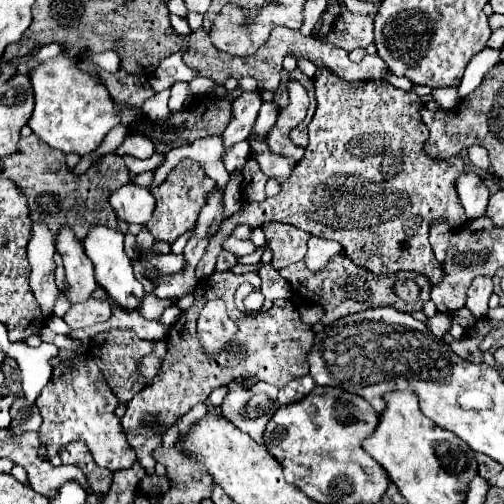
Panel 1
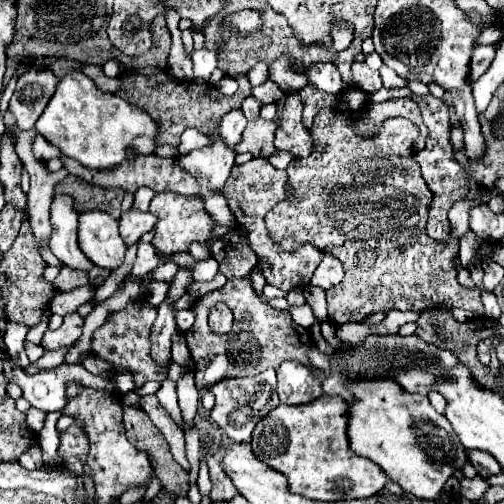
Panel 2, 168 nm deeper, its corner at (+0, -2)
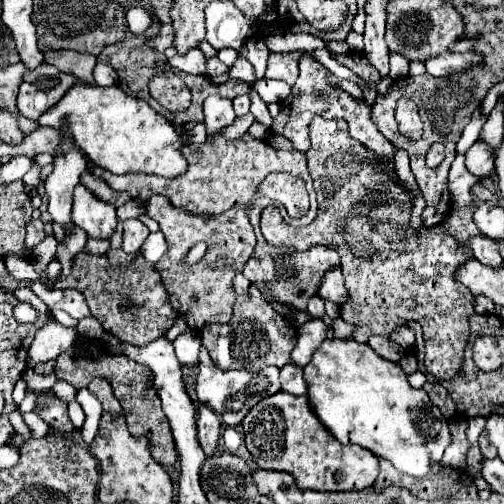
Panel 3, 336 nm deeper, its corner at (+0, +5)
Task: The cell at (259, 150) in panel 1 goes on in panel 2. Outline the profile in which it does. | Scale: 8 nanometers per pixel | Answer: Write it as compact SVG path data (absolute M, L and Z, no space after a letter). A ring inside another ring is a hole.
M254 120L254 122L248 122L244 134L242 134L242 140L240 140L240 146L236 146L236 152L252 152L254 156L262 156L262 158L268 158L270 154L276 152L274 148L274 130L276 130L276 124L274 122L268 122L268 120Z

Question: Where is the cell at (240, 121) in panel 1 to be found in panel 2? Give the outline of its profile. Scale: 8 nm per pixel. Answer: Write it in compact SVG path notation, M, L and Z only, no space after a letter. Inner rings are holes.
M250 96L242 102L242 110L248 120L256 120L260 116L260 108L262 108L262 102L258 102L254 96Z

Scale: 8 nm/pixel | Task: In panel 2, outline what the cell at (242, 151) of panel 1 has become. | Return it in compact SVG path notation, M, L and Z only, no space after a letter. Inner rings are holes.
M240 108L224 114L224 118L220 122L220 132L222 132L222 138L228 144L228 148L234 148L240 142L244 128L246 128L246 118L240 112Z

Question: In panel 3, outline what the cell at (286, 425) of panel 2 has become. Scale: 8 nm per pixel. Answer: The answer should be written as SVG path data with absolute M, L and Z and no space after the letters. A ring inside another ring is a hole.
M278 391L272 397L264 397L264 401L256 403L248 417L244 417L242 421L244 427L244 441L248 451L254 457L254 463L260 469L276 469L276 471L288 471L294 475L296 485L300 489L316 489L316 491L362 491L366 487L370 487L380 471L378 465L378 457L374 453L370 453L364 447L352 445L352 449L340 445L334 435L322 425L322 421L316 417L312 405L308 403L308 397L302 395L290 395L284 391Z

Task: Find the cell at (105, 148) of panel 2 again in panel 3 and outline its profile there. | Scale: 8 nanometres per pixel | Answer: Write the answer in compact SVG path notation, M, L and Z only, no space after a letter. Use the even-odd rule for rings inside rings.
M76 83L72 85L66 95L46 113L40 115L40 125L50 125L54 129L60 129L62 123L68 127L72 141L80 151L94 161L98 167L114 173L114 175L124 175L124 173L152 173L152 175L162 175L162 177L176 177L178 173L186 171L186 159L180 155L180 135L172 129L172 123L166 121L164 115L156 113L146 101L136 99L132 95L126 95L120 87L98 87L98 85L86 85L86 83Z

